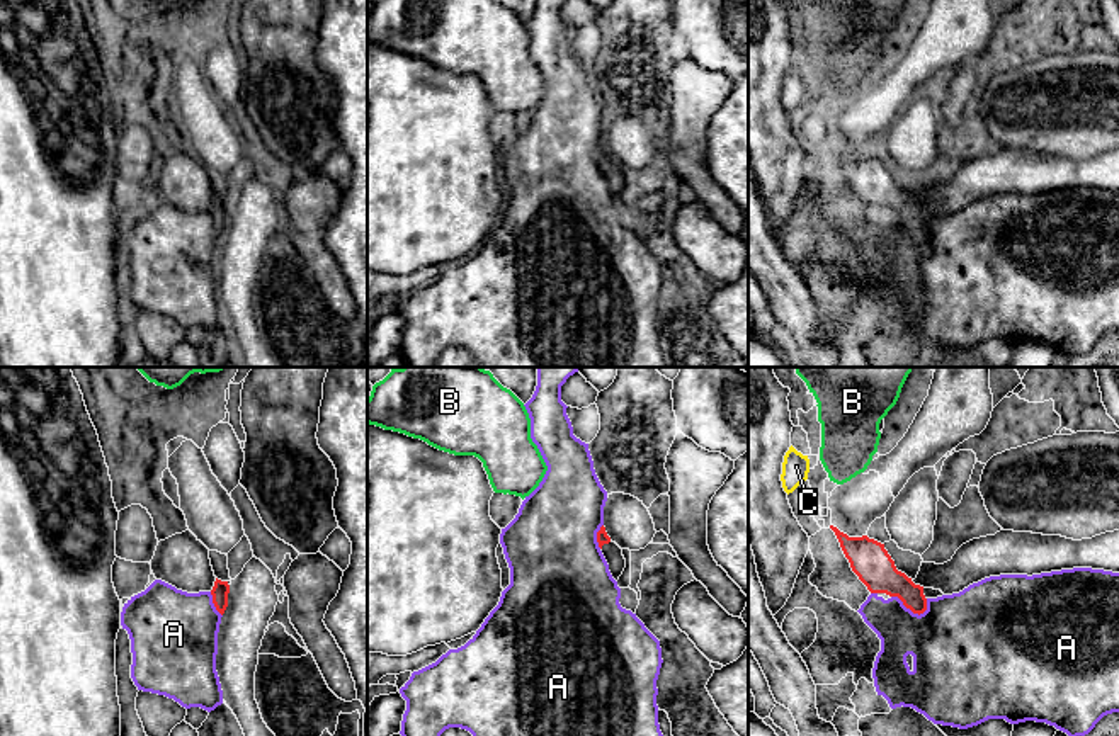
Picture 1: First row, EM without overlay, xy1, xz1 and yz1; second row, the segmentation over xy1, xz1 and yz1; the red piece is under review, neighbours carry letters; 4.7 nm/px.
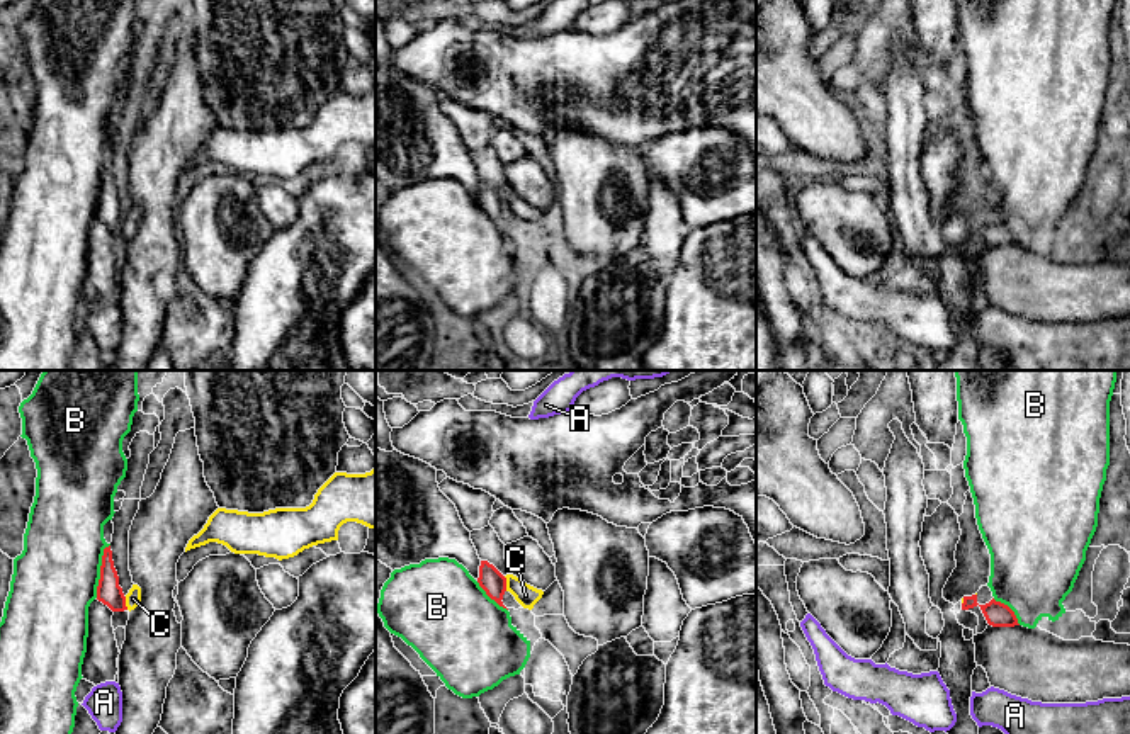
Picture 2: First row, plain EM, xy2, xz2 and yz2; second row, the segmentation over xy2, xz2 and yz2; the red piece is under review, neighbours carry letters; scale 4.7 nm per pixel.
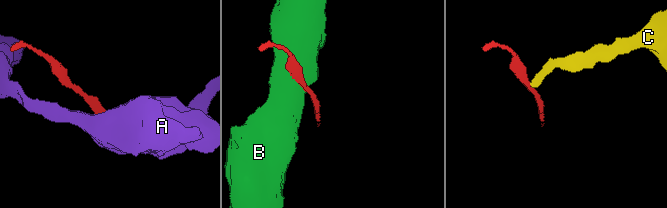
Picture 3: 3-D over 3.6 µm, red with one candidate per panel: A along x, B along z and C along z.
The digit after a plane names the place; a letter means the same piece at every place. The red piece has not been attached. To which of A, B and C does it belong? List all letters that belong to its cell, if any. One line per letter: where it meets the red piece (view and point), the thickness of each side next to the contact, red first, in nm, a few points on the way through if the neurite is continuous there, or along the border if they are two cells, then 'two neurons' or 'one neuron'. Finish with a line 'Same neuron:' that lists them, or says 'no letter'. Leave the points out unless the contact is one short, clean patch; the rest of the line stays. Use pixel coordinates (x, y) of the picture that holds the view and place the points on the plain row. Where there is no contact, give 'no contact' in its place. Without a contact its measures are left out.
A: meets red in yz1 at (910, 228); 180 nm thick on the red side, 380 nm on the other; border along yz1 (891, 215), (914, 232), (922, 233), (927, 228); two neurons
B: meets red in xy2 at (101, 191); 120 nm thick on the red side, 400 nm on the other; two neurons
C: meets red in xz2 at (505, 203); 110 nm thick on the red side, 100 nm on the other; border along xz2 (503, 196), (507, 209); two neurons
Same neuron: no letter

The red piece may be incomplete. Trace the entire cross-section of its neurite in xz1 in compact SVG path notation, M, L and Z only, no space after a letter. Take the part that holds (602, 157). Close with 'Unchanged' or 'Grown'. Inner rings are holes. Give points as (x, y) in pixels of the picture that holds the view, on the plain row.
M604 144L597 151L597 161L609 184L609 190L611 190L612 197L617 201L626 187L626 178L622 175L622 168L616 161L611 160Z. Grown

